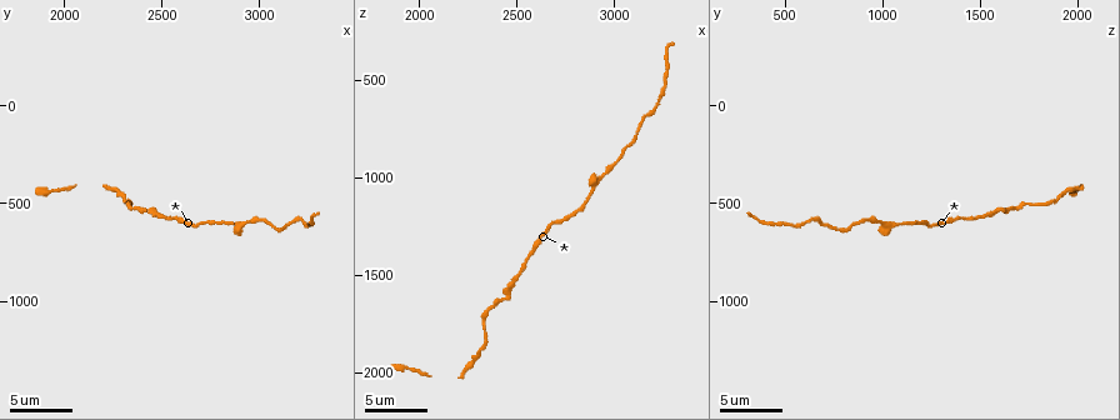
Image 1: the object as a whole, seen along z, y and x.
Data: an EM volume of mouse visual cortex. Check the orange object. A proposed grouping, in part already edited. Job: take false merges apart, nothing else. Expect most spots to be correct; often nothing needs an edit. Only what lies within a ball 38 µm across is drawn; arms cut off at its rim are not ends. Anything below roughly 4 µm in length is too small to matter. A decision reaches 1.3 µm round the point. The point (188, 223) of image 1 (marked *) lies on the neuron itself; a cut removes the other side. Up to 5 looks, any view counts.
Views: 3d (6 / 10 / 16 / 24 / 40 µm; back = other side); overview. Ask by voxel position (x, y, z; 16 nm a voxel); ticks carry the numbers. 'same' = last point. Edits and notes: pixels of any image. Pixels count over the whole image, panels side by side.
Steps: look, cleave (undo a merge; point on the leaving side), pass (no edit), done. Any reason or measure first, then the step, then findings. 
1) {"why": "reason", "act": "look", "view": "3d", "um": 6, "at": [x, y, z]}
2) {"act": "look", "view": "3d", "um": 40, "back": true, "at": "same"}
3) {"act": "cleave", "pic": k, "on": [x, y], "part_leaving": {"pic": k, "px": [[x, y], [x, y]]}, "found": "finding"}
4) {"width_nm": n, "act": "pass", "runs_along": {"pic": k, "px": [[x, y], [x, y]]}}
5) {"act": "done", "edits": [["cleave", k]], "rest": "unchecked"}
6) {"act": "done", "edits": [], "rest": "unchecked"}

{"why": "sudden change in width", "act": "look", "view": "3d", "um": 10, "at": [2980, 580, 960]}

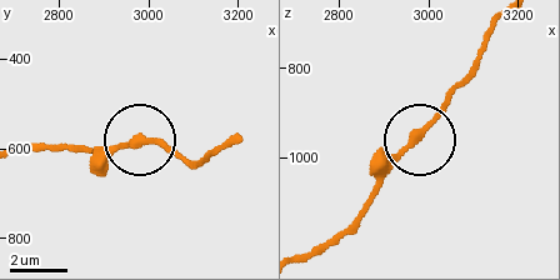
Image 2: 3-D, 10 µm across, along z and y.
{"width_nm": 250, "act": "pass", "found": "all the same neuron"}

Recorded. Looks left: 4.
{"why": "calibre changes", "act": "look", "view": "3d", "um": 10, "at": [2580, 570, 1380]}

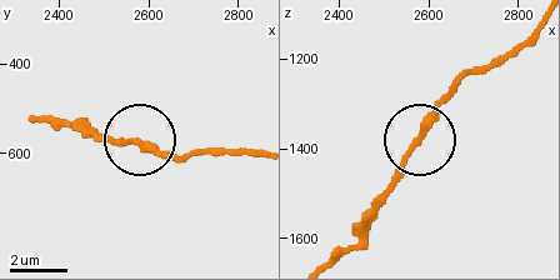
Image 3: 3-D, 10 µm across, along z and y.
{"act": "pass", "found": "continuous, no second neuron"}

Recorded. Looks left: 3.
{"why": "thin neck", "act": "look", "view": "3d", "um": 16, "at": [2320, 510, 1760]}

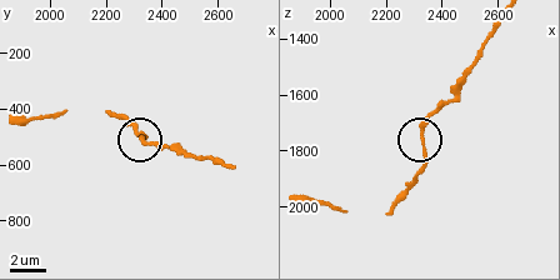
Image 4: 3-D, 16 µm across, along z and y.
{"act": "pass", "runs_along": {"pic": 4, "px": [[226, 165], [174, 146], [151, 145], [138, 130]]}, "found": "one neuron here"}

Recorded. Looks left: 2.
{"act": "done", "edits": [], "rest": "unchecked"}

